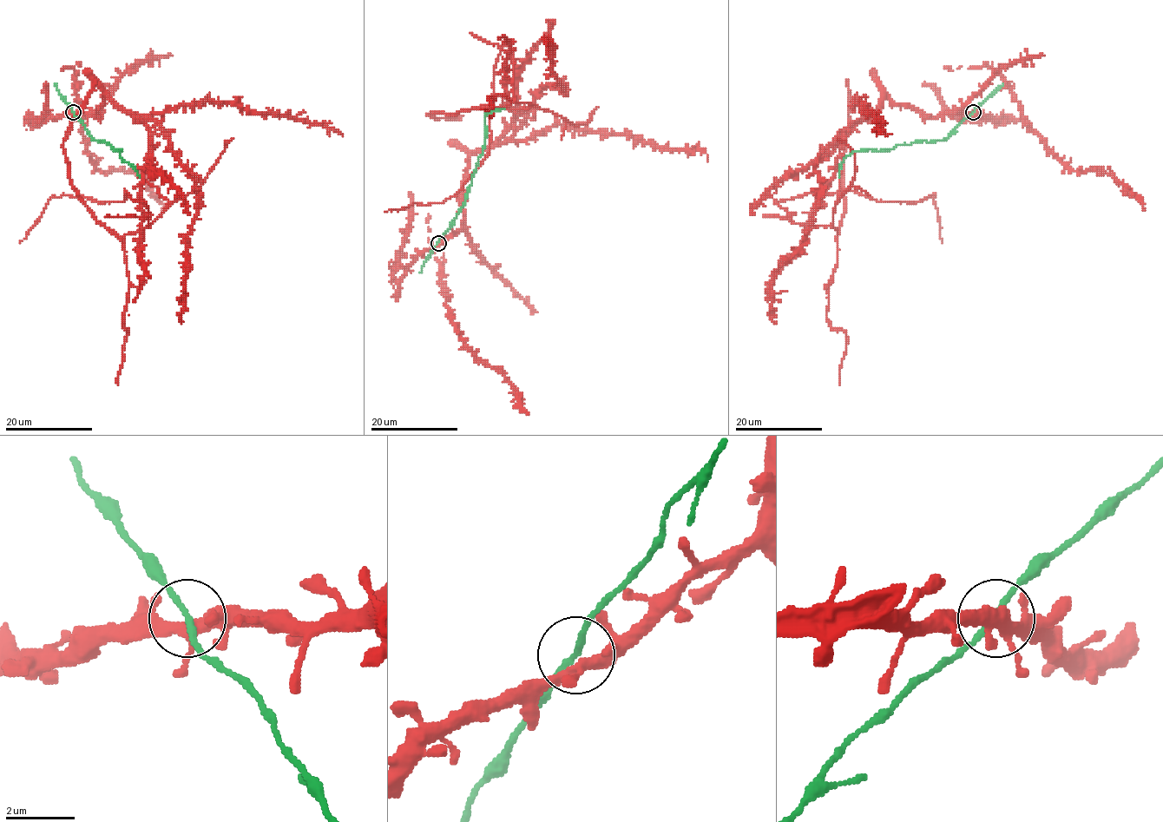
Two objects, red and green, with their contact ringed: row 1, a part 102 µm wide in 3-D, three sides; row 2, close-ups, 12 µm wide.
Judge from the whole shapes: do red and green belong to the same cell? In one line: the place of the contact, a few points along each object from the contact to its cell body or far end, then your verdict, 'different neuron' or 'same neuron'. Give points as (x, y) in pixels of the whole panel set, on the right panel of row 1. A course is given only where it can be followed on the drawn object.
at (973, 112); red runs (974, 113), (922, 115), (884, 95), (840, 150), (830, 226), (795, 224), (774, 202), (934, 195), (942, 242); green runs (973, 113), (947, 137), (935, 141), (917, 141), (890, 149), (853, 150), (843, 160), (838, 177); same neuron

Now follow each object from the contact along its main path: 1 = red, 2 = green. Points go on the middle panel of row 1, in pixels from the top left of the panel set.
1: (438, 244), (468, 157), (505, 104), (532, 106), (509, 44), (489, 154), (450, 198), (385, 212)
2: (438, 242), (463, 204), (485, 141), (484, 117), (488, 113), (505, 108)

